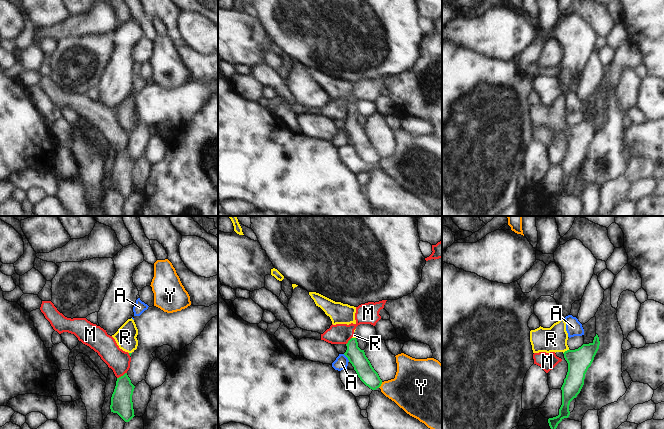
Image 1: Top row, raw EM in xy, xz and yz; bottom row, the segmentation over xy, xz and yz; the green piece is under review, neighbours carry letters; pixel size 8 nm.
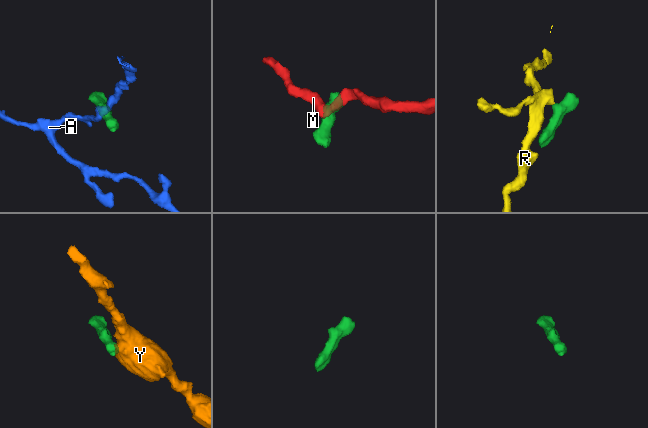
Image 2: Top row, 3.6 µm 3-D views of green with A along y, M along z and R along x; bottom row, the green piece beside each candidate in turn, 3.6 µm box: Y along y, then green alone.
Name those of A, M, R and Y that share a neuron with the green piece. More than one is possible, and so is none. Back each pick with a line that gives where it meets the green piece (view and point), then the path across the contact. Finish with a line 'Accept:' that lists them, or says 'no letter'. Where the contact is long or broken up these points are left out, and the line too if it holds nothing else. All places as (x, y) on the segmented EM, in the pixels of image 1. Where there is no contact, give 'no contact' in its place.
R: contact yz (567, 350); way yz (579, 360), (567, 350), (554, 339)
Accept: R

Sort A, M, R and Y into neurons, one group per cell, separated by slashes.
A / M / R / Y

